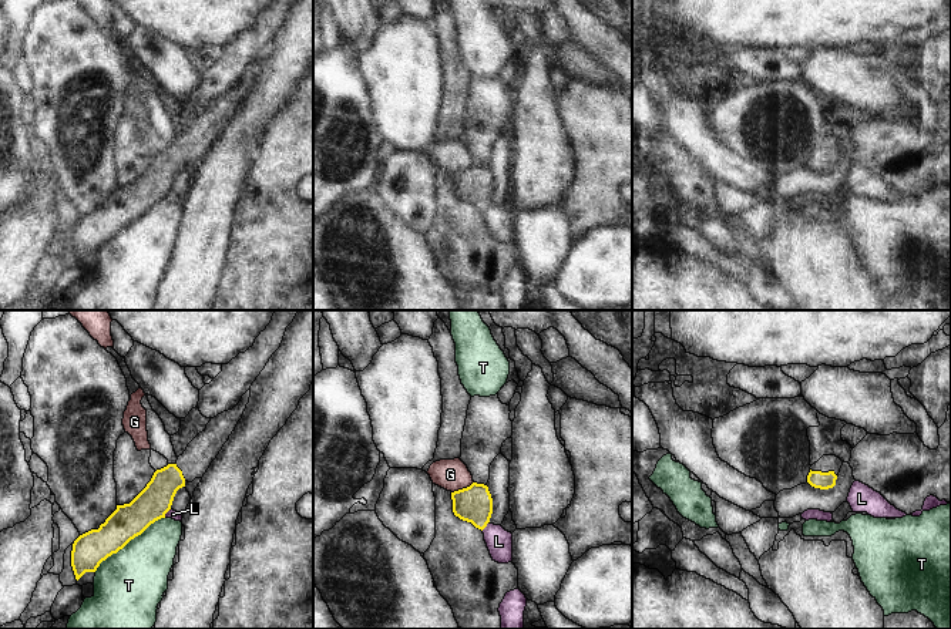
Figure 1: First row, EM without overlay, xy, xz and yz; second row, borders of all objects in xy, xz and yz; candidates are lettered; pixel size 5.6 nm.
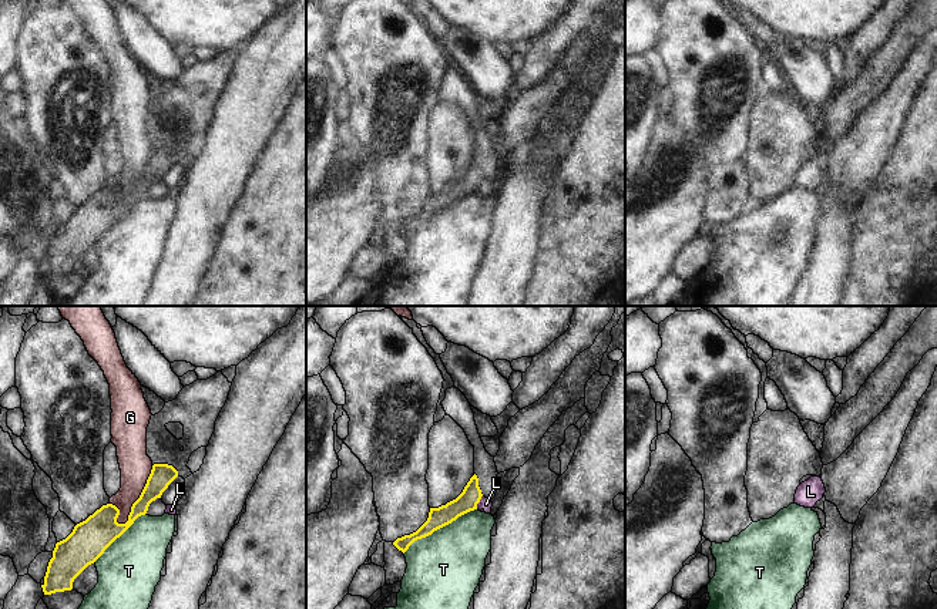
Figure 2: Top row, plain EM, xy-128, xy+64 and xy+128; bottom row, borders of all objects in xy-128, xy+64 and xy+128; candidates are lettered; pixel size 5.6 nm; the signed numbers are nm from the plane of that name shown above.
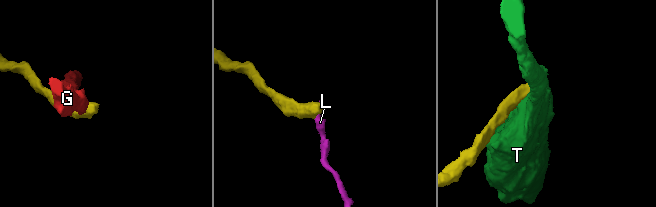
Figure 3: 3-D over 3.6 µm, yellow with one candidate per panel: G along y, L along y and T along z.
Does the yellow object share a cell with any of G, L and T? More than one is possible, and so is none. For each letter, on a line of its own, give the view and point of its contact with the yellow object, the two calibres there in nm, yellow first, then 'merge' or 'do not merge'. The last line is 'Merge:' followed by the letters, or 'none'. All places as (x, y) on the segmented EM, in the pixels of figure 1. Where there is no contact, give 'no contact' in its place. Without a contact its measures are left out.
G: contact xz (463, 488); calibres 200 and 180 nm; do not merge
L: contact xy (167, 511); calibres 190 and 50 nm; do not merge
T: contact xy (128, 541); calibres 190 and 400 nm; do not merge
Merge: none

